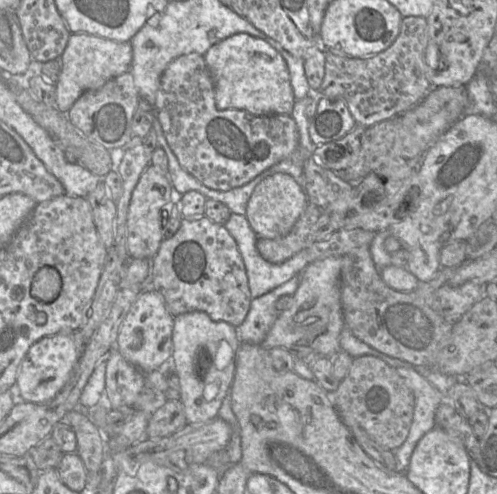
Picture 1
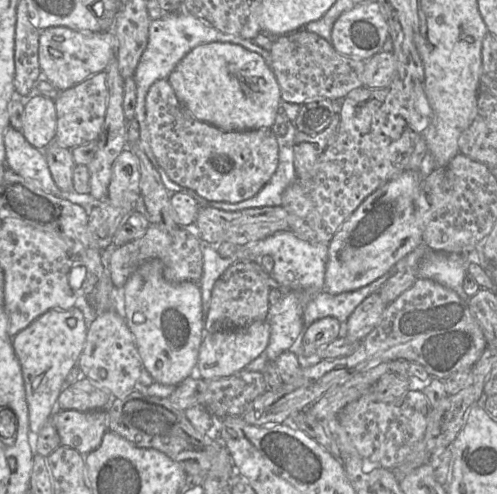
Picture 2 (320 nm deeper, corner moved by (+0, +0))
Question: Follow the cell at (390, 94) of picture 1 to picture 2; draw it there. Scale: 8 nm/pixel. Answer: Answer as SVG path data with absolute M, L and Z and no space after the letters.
M305 28L275 37L269 52L282 101L302 105L320 99L344 99L350 91L363 86L366 60L340 54L330 41Z

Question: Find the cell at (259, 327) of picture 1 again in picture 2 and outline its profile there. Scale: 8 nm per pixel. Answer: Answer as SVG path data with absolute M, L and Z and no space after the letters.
M281 231L263 240L247 243L245 247L255 256L271 256L274 261L272 278L279 284L283 293L281 300L270 304L265 321L270 326L268 346L261 355L273 362L281 353L290 351L304 330L303 314L307 304L323 292L328 243L302 240L291 231Z

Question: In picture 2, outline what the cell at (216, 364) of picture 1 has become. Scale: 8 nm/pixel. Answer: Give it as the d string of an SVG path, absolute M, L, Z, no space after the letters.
M159 260L143 262L123 286L125 319L132 332L142 365L153 379L165 385L179 385L195 375L204 330L201 291L193 281L170 282L163 276Z

